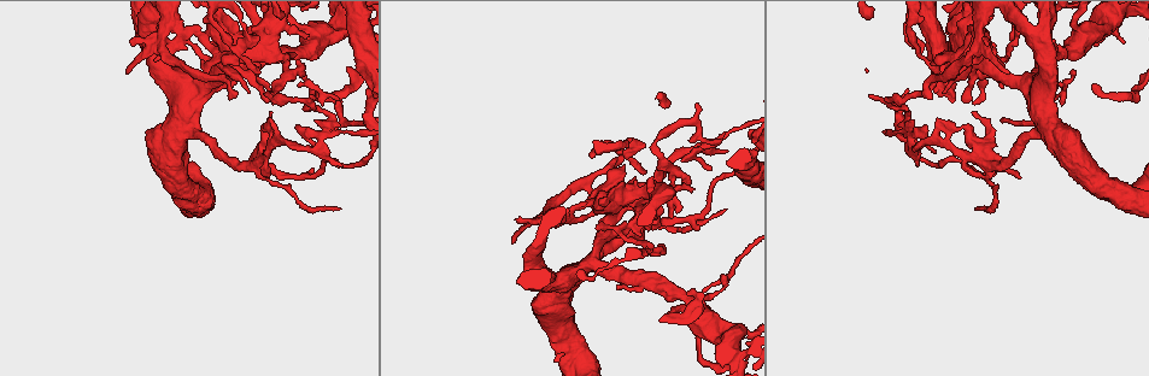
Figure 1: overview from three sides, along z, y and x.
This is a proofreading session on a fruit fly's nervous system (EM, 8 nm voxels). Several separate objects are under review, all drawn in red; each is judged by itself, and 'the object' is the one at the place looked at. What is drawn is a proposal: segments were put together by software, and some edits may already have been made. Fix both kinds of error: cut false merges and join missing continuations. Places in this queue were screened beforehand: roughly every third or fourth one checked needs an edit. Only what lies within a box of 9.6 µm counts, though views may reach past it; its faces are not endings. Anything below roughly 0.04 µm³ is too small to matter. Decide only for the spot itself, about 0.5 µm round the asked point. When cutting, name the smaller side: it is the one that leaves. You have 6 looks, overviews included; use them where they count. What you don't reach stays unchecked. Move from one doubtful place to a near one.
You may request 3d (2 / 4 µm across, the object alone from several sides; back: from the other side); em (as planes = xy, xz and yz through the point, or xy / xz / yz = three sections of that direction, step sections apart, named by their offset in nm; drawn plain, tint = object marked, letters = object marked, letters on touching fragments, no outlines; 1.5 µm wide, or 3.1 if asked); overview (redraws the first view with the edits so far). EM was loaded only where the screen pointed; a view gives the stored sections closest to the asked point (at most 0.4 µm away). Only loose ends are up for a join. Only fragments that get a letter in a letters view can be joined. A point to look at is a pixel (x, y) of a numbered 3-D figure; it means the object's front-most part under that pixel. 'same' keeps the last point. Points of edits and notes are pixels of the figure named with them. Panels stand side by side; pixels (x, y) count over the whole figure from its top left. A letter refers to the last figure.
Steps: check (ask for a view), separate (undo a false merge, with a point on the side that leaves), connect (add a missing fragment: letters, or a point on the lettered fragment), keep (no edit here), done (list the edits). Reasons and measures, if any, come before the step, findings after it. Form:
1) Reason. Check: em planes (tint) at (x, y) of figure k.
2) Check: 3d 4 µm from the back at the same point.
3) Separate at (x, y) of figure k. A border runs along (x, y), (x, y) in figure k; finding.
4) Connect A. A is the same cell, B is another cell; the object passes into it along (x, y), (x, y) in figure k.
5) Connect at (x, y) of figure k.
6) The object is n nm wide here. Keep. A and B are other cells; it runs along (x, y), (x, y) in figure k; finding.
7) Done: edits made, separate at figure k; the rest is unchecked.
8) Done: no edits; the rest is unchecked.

Check: 3d 2 µm at (981, 164) of figure 1.

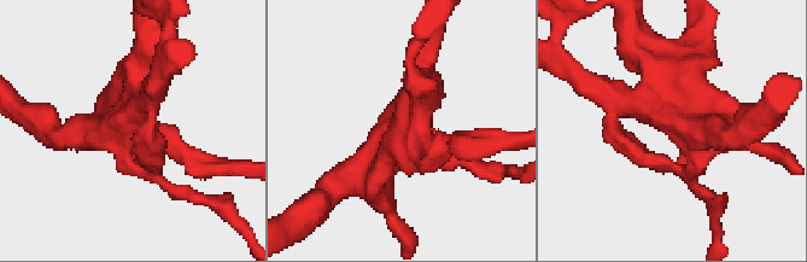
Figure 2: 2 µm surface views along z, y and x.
Now the EM. Check: em xz step 8 (tint) at (674, 123) of figure 2.

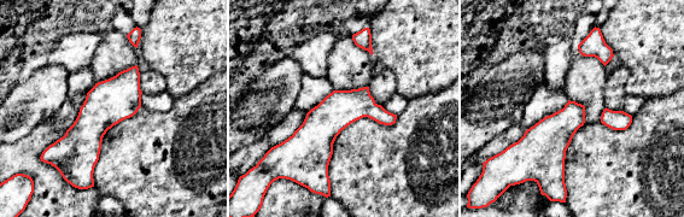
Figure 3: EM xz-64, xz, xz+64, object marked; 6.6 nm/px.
Cut it another way. Check: em planes (letters) at the same point.

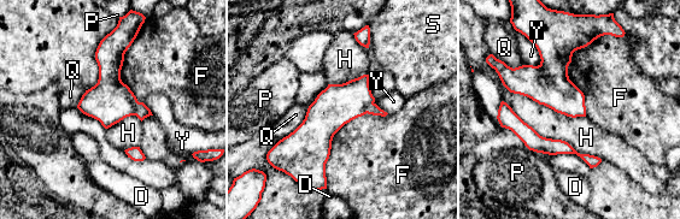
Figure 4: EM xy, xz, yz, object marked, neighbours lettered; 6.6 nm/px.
Keep. D, F, H, P, Q, S and Y are other cells; a border runs along (502, 100), (540, 135), (602, 160) in figure 4; continuous, no second cell.

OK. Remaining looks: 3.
Free end. Check: em planes (letters) at (306, 35) of figure 1.

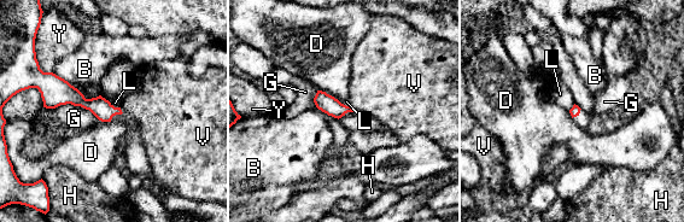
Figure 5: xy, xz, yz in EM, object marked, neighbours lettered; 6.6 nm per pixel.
Keep. B, D, G, H, L, V and Y are other cells; it runs along (45, 85), (105, 111), (117, 111) in figure 5; no lettered fragment goes on from it.

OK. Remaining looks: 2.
Done: no edits; the rest is unchecked.

